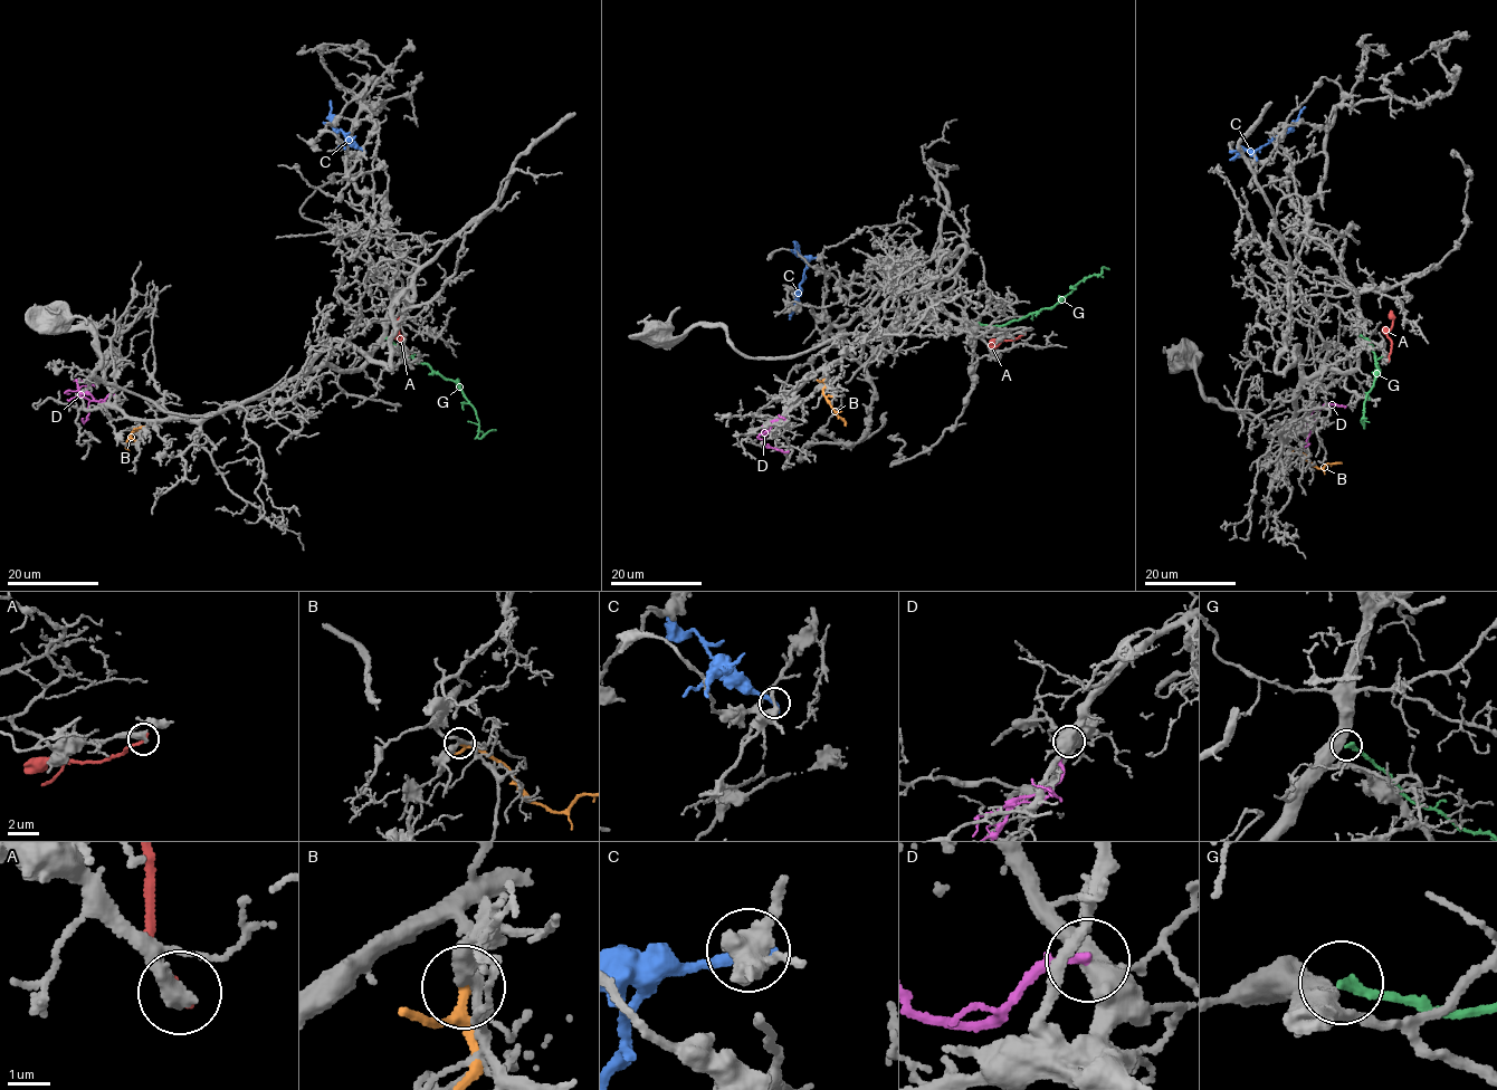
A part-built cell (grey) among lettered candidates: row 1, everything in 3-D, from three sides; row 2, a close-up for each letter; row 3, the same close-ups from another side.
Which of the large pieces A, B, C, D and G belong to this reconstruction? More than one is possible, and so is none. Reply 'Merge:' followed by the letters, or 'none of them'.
Merge: none of them

